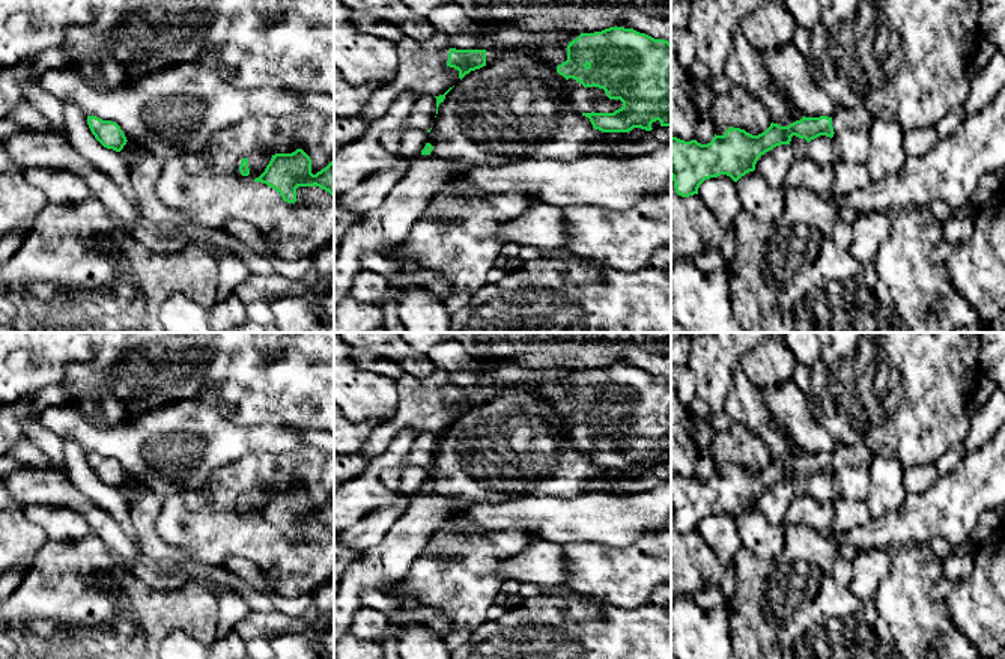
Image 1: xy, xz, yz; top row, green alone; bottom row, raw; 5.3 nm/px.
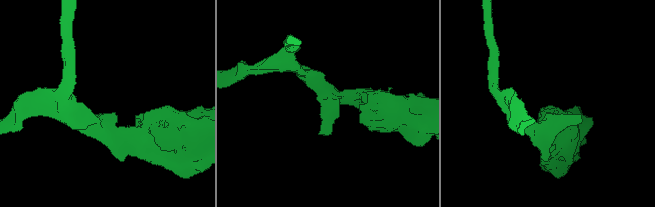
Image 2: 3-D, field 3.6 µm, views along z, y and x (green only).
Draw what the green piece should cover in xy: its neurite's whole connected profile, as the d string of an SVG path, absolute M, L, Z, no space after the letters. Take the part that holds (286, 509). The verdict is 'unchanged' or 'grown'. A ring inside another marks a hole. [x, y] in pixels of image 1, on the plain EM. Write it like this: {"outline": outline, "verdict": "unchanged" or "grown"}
{"outline": "M302 487L272 492L265 509L254 519L266 521L280 530L284 539L296 539L298 524L319 524L334 534L334 497L316 512L311 510L311 497Z", "verdict": "unchanged"}

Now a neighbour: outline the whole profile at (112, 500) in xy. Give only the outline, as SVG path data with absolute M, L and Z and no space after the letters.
M63 441L63 468L89 501L105 510L131 540L138 542L126 497L120 489L104 484L95 475L87 462L87 453L75 441Z

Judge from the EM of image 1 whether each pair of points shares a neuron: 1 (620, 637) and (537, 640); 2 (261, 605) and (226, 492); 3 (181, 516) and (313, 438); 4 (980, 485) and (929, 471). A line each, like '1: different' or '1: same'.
1: same
2: different
3: different
4: different

